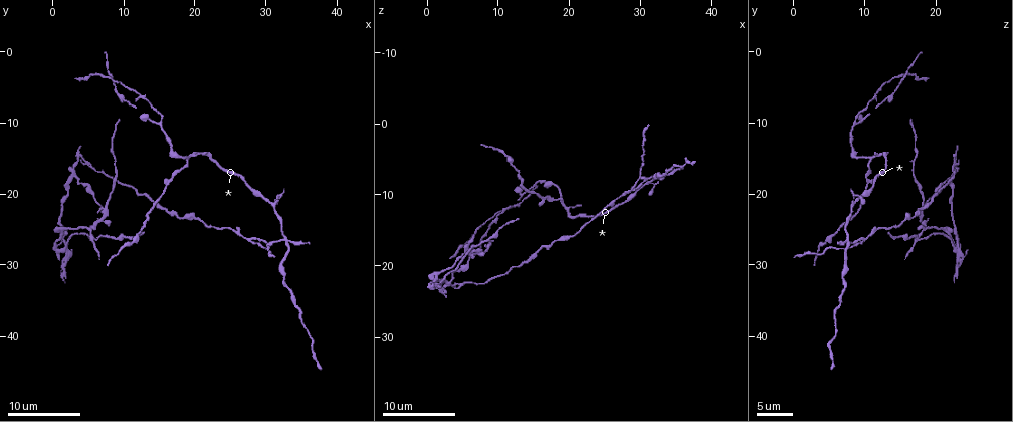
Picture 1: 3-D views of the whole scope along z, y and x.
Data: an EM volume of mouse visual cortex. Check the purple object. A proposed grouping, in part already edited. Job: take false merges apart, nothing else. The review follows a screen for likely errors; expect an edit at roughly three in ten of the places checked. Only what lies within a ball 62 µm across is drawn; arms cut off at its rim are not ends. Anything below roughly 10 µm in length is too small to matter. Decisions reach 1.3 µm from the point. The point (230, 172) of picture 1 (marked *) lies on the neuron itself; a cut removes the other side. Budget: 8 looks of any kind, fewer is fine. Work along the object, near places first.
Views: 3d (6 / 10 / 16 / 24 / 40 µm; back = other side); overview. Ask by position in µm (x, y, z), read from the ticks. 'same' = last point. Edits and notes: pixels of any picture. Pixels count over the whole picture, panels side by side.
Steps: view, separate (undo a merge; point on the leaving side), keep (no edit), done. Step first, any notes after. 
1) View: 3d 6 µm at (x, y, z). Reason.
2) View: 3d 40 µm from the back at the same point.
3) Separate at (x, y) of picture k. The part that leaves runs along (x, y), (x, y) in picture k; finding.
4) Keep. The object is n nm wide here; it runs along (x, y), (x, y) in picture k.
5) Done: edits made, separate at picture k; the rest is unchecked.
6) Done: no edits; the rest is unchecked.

View: 3d 16 µm at (31.0, 22.5, 8.5). Narrows sharply.

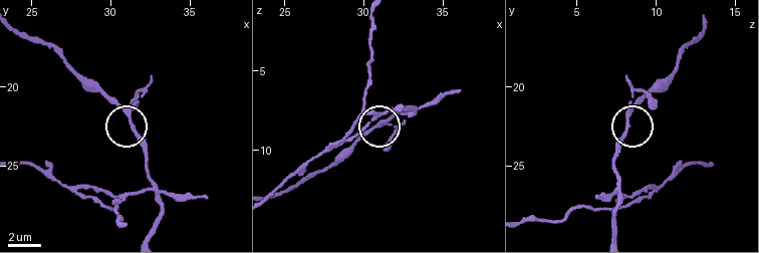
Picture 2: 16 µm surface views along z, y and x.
Keep. 3 arms meet here; it runs along (696, 37), (672, 69), (636, 106), (615, 158) in picture 2; one neuron here.

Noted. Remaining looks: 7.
View: 3d 6 µm at (19.0, 15.5, 11.0). Three-way junction.

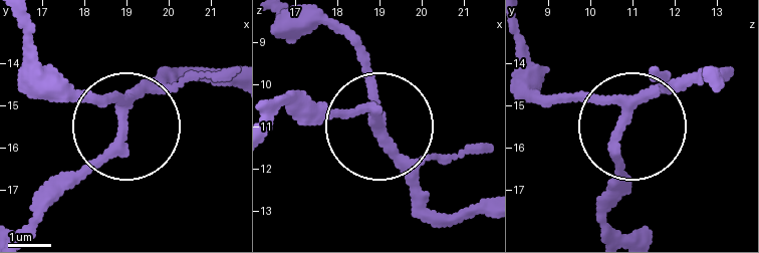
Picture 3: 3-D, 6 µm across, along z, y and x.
Keep. 3 arms meet here; it runs along (719, 87), (687, 77), (644, 98), (621, 142), (621, 192) in picture 3; one neuron here.

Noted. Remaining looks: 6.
View: 3d 16 µm at (12.0, 6.0, 11.5). Thin arm on a thick one.

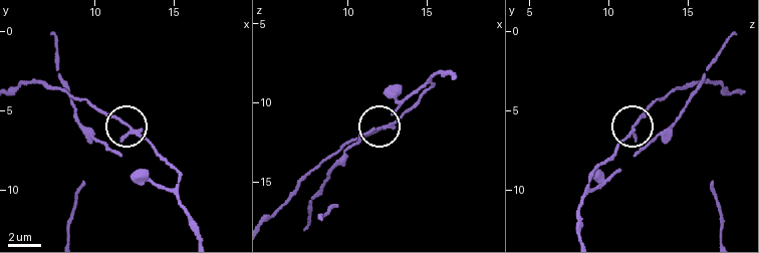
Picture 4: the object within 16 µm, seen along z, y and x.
View: 3d 16 µm from the back at (12.3, 6.2, 11.5). Other side.

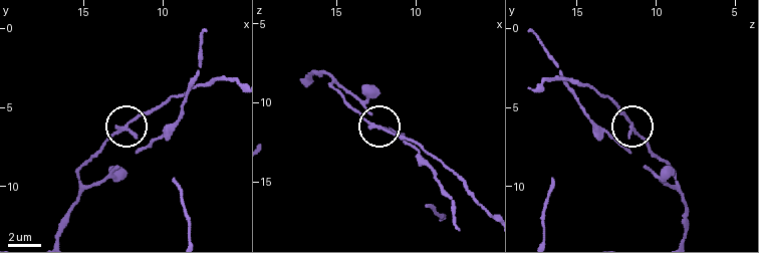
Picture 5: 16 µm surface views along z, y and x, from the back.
Keep. The object is 170 nm wide here; it runs along (54, 234), (79, 170), (106, 142), (127, 128), (150, 143) in picture 5; one neuron here.

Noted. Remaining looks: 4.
View: 3d 6 µm at (32.5, 26.5, 7.5).

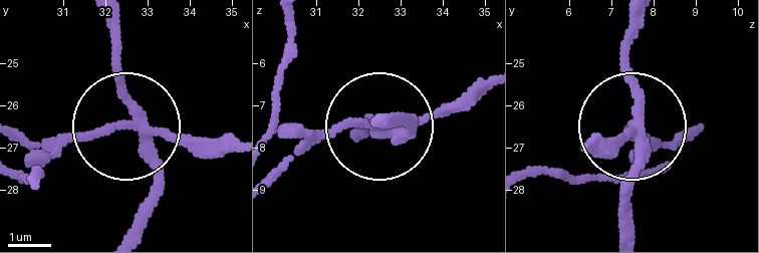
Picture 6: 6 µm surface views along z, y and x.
Separate at (75, 134) of picture 6. The part that leaves runs along (134, 132), (18, 139) in picture 6; a second neuron is stuck on.

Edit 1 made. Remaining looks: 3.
Done: edits made, separate at picture 6; the rest is unchecked.

